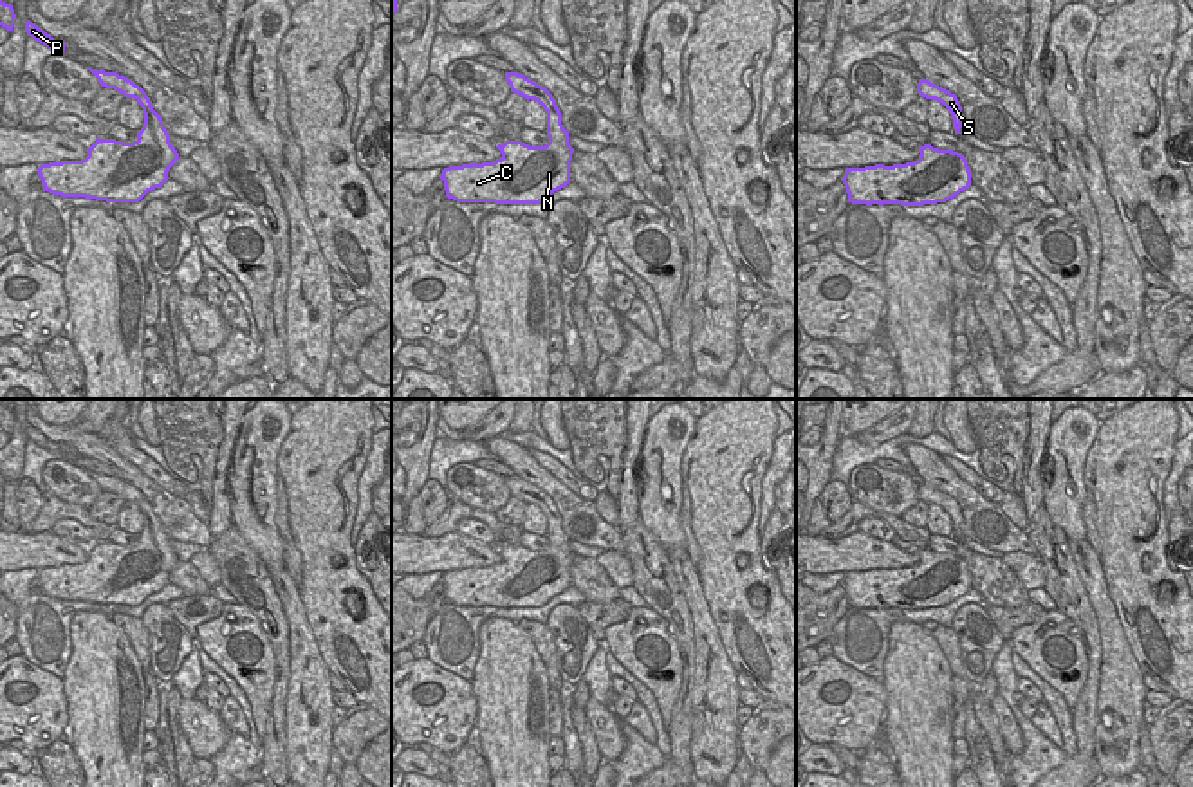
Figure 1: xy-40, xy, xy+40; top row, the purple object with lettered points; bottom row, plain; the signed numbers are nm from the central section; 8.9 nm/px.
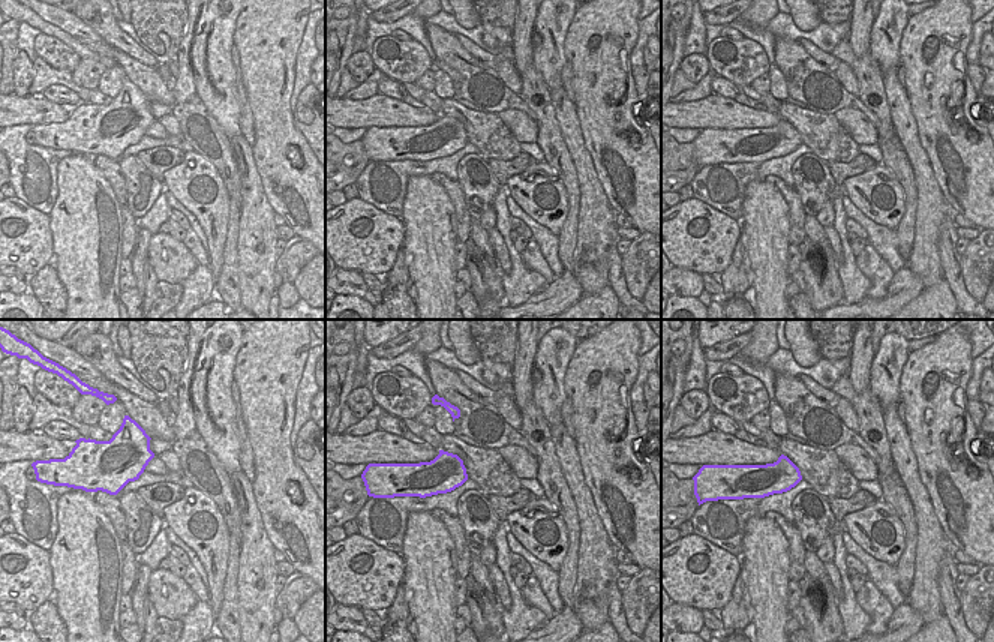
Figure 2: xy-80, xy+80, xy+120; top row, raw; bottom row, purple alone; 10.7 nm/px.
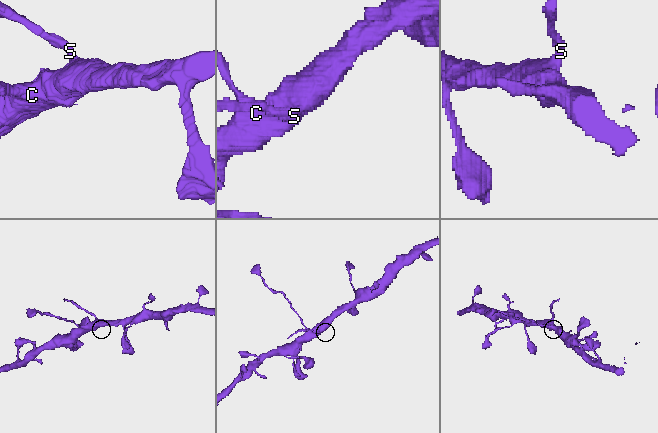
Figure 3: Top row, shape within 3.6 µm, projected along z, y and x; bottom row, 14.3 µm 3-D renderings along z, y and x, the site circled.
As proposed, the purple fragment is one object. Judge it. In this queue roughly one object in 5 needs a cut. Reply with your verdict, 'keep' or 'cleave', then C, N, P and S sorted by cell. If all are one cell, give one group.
cleave; groups C N / P S

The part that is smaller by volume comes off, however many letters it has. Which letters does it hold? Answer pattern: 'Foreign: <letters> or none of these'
Foreign: P, S

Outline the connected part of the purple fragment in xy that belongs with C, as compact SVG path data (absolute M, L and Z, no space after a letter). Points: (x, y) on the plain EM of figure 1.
M561 516L547 522L549 547L498 549L502 561L442 574L446 601L457 606L540 608L570 587L574 552L561 529Z

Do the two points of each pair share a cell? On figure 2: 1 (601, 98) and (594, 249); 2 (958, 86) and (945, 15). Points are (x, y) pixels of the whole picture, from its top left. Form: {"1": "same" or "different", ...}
{"1": "different", "2": "same"}

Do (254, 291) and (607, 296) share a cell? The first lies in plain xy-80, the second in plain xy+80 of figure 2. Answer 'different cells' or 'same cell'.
different cells

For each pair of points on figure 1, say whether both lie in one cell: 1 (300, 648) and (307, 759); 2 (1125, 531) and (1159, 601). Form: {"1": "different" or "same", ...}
{"1": "same", "2": "same"}

